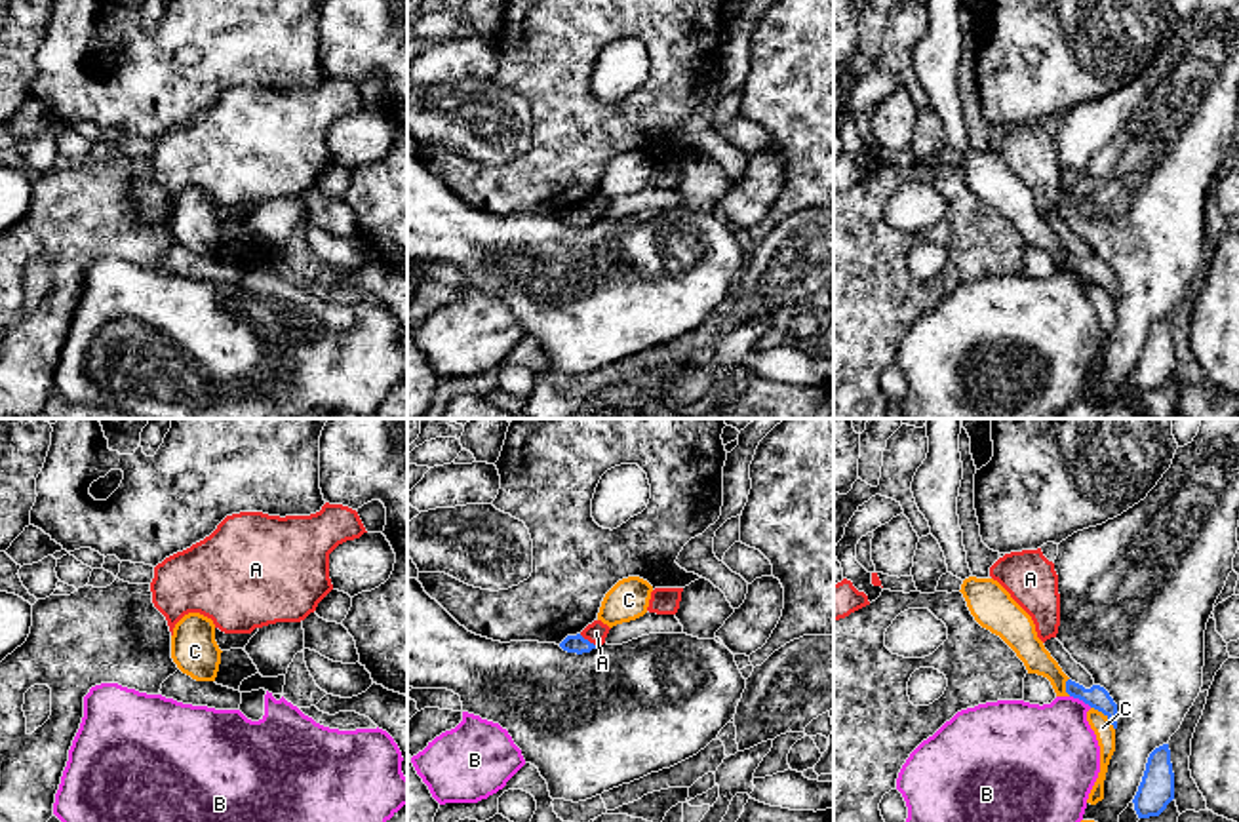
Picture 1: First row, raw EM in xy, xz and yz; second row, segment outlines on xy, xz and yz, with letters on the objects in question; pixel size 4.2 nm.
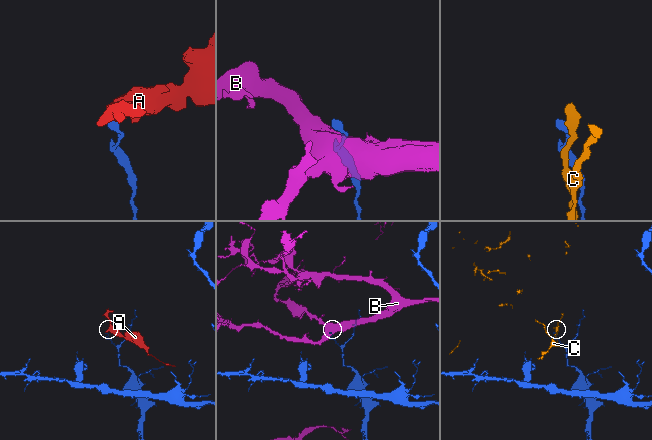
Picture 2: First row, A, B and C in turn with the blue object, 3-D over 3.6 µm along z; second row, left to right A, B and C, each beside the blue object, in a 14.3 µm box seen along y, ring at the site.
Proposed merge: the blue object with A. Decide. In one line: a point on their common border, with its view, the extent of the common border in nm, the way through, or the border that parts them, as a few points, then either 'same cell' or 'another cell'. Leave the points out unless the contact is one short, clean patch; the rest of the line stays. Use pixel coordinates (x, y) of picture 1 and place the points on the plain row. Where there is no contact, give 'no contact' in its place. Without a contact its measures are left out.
contact xz (587, 214); length 90 nm; border xz (579, 208), (596, 219); another cell

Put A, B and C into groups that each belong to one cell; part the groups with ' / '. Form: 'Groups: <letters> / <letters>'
Groups: A / B / C

